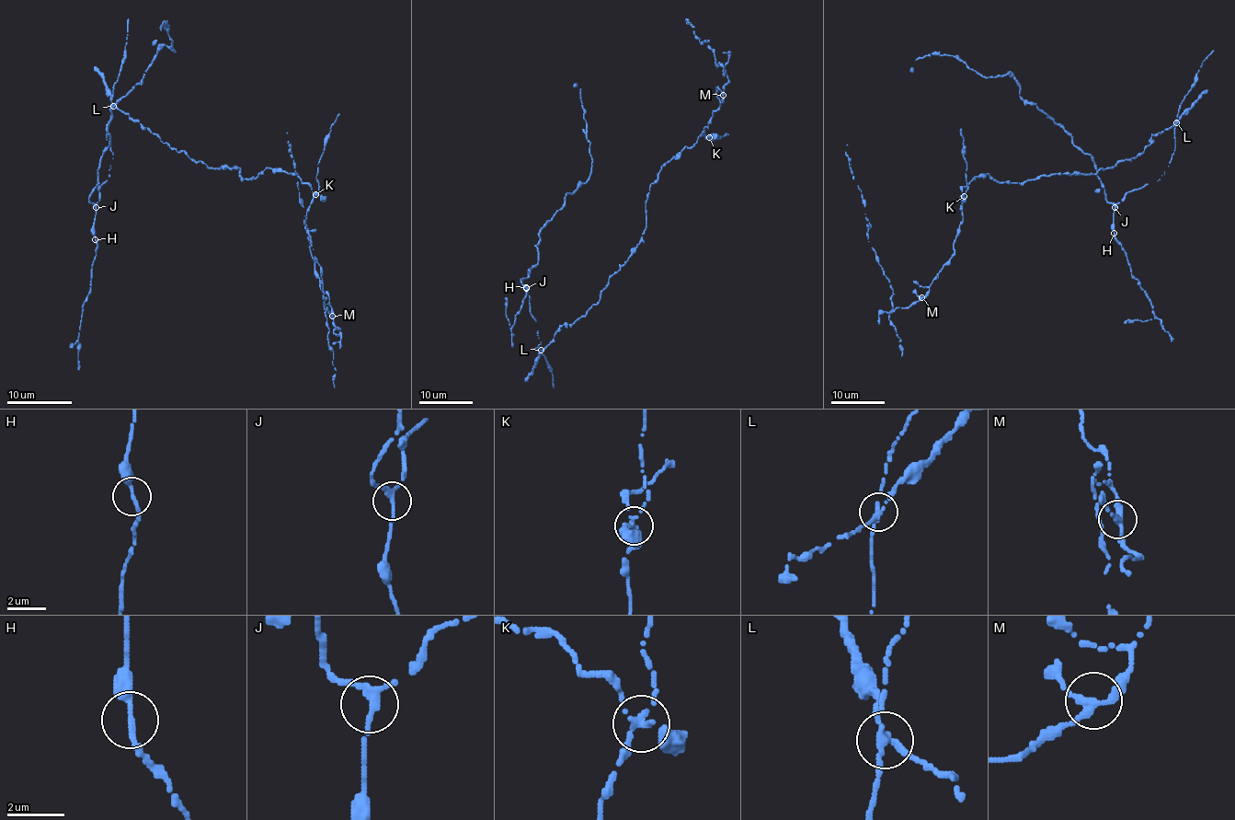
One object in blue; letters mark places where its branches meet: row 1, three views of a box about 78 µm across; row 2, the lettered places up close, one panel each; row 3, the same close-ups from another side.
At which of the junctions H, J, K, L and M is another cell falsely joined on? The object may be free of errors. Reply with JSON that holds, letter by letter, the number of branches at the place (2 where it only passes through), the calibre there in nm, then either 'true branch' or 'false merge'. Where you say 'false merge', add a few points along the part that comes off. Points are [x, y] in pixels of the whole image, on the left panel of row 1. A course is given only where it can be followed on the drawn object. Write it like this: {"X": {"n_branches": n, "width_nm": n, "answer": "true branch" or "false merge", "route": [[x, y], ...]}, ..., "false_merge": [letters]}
{"H": {"n_branches": 2, "width_nm": 200, "answer": "true branch"}, "J": {"n_branches": 2, "width_nm": 280, "answer": "true branch"}, "K": {"n_branches": 4, "width_nm": 200, "answer": "true branch"}, "L": {"n_branches": 3, "width_nm": 240, "answer": "true branch"}, "M": {"n_branches": 3, "width_nm": 240, "answer": "true branch"}, "false_merge": []}

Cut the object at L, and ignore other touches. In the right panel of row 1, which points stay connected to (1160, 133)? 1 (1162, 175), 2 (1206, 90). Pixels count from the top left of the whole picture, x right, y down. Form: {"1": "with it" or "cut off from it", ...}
{"1": "with it", "2": "with it"}

